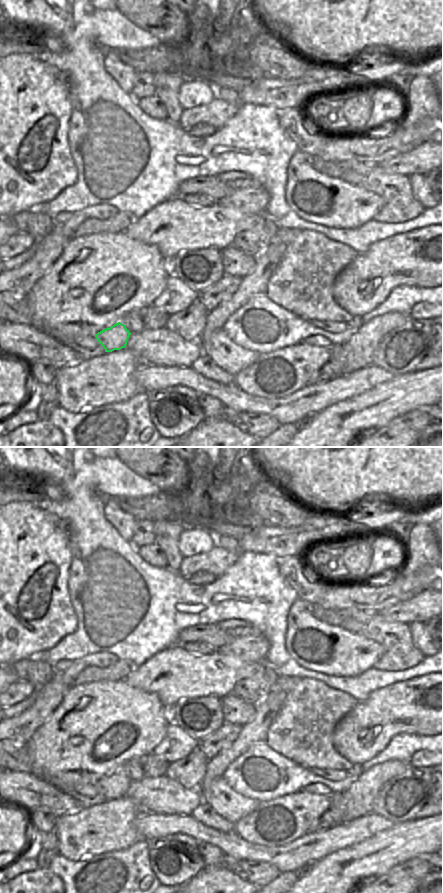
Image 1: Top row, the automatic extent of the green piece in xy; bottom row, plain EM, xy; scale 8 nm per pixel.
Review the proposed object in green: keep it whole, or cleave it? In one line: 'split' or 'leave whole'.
leave whole

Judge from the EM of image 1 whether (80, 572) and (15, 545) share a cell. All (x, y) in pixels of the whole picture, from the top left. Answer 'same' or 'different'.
different

